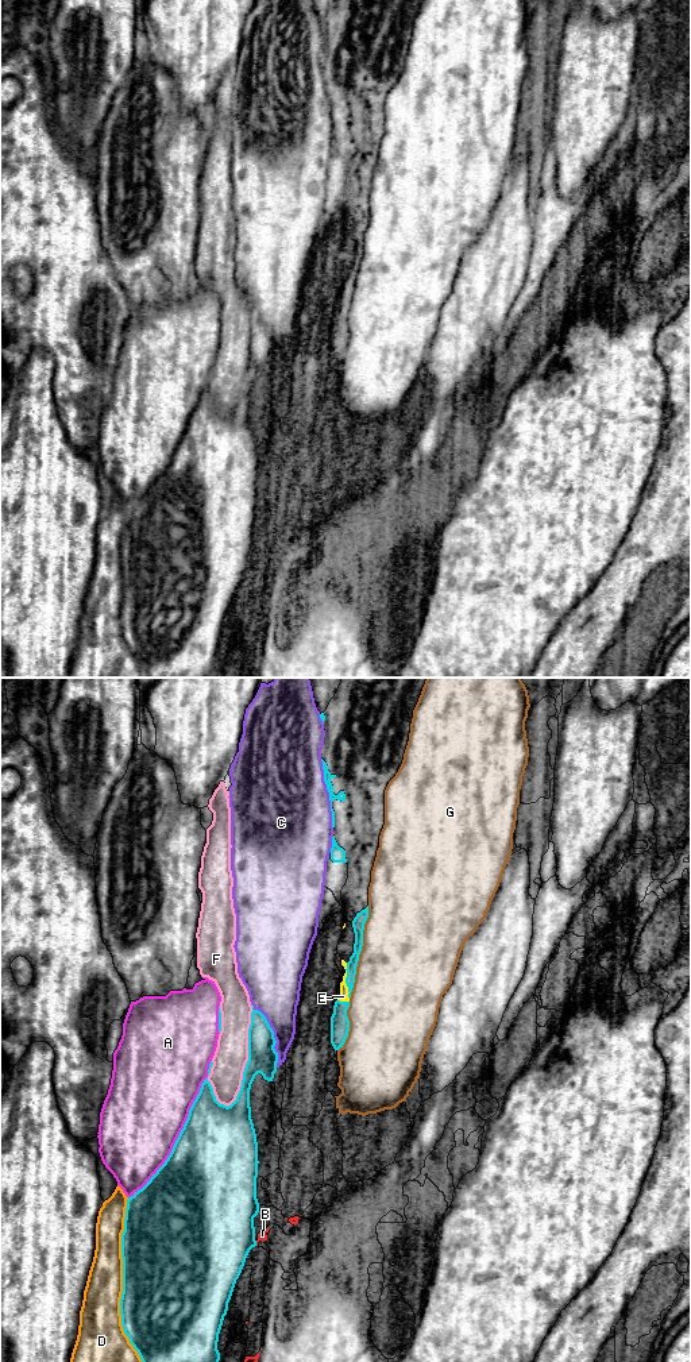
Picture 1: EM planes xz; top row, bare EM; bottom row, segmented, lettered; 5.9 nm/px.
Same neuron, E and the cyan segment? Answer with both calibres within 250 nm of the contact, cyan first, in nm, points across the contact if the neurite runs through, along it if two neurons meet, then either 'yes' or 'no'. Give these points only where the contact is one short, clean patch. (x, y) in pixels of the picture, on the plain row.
60 nm thick on the cyan side, 60 nm on the other; no

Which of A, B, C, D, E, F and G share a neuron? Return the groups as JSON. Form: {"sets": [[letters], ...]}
{"sets": [["A"], ["B", "E"], ["C"], ["D"], ["F"], ["G"]]}

